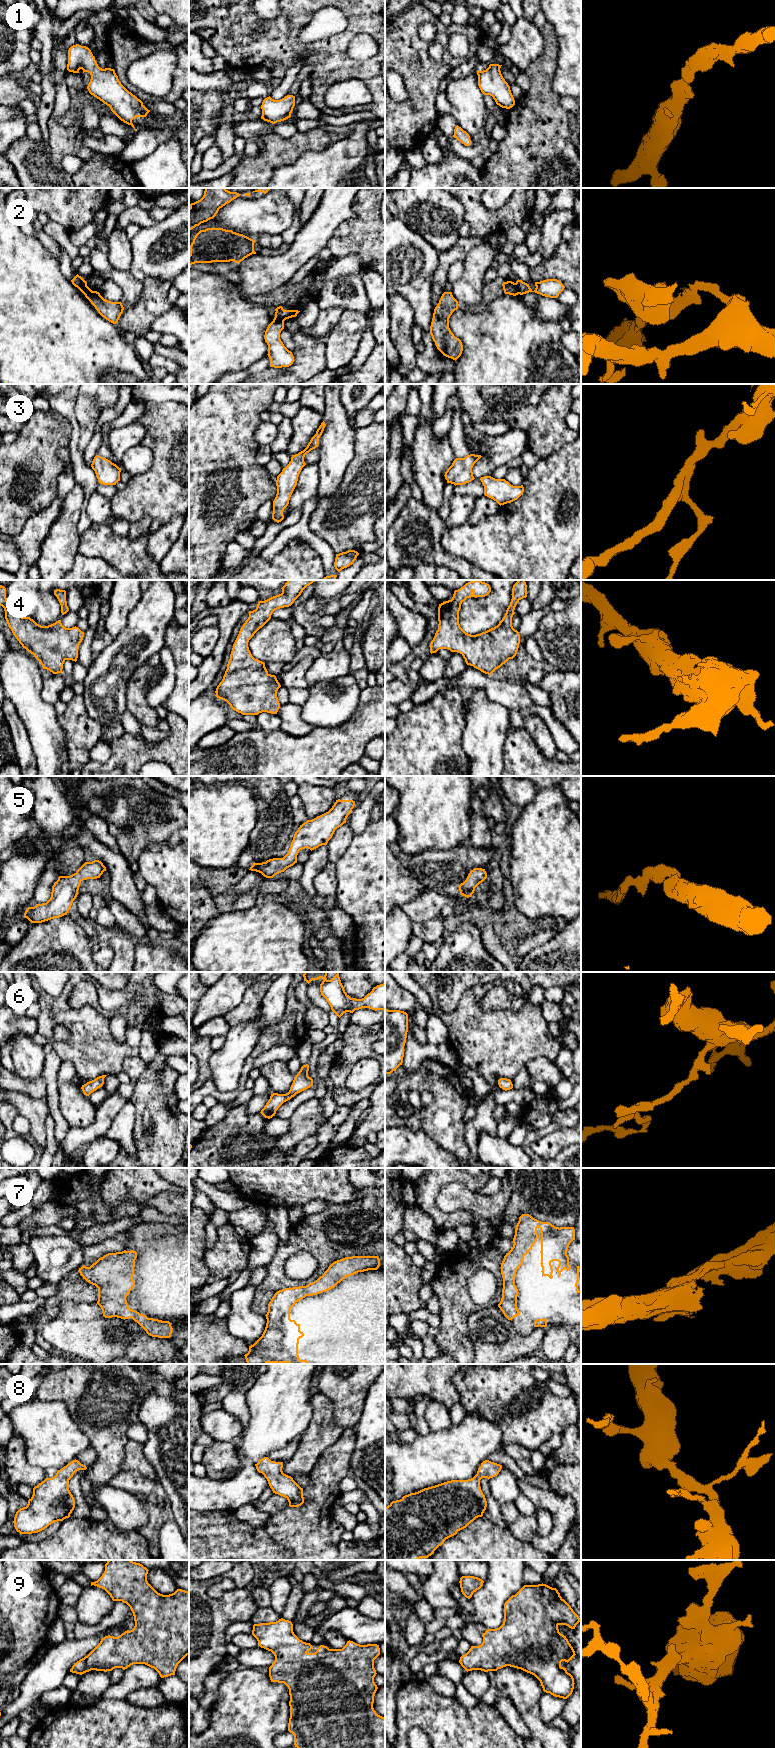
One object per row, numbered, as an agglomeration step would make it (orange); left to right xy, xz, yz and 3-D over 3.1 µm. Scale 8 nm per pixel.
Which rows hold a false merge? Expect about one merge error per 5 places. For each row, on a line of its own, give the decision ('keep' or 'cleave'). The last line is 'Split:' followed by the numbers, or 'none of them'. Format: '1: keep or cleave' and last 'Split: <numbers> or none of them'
1: keep
2: cleave
3: keep
4: keep
5: keep
6: keep
7: keep
8: keep
9: keep
Split: 2

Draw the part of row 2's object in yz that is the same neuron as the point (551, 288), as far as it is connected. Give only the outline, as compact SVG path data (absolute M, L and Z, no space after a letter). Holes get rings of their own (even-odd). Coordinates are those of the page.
M518 279L516 281L516 285L520 295L535 292L550 298L557 298L565 288L565 286L557 279L547 279L540 282L535 282L536 288L534 291L530 288L529 284L523 282L522 280Z

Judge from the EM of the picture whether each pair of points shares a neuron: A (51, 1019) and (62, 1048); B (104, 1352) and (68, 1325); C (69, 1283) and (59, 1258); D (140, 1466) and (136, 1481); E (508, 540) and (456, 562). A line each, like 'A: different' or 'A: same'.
A: same
B: same
C: different
D: different
E: different

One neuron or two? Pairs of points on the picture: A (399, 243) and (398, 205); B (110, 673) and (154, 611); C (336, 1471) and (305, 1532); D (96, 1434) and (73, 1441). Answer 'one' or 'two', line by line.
A: two
B: one
C: one
D: two

